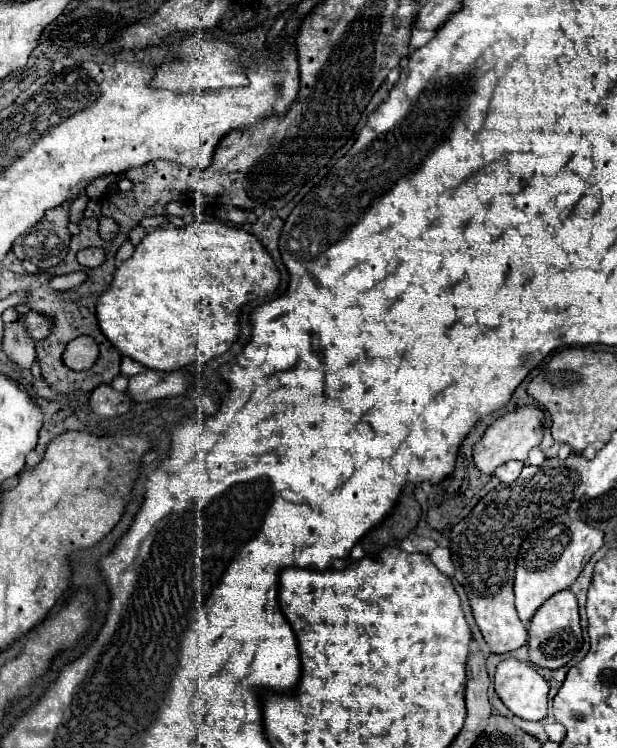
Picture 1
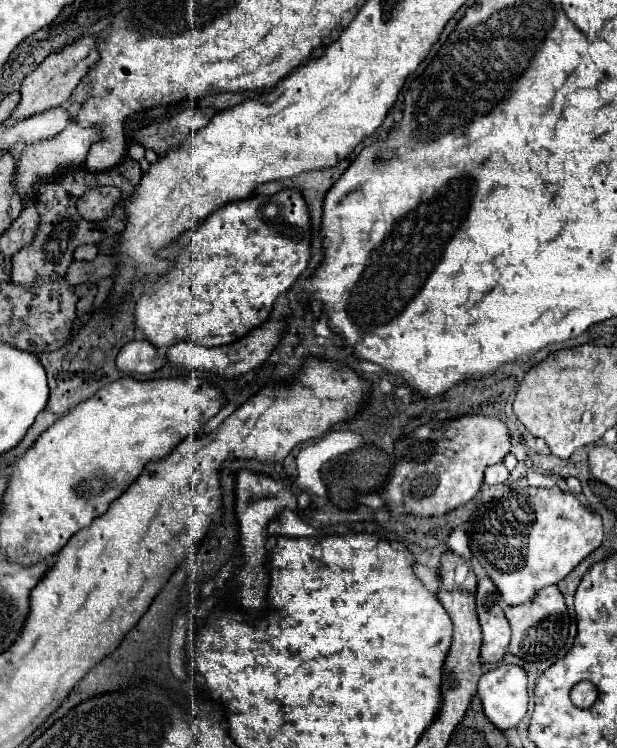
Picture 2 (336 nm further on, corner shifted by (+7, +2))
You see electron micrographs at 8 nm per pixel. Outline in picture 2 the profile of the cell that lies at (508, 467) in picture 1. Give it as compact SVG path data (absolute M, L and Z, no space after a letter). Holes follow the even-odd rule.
M499 462L499 464L493 464L485 470L483 482L489 484L489 486L495 486L495 484L503 484L507 480L507 476L509 476L509 470L505 468L503 462Z

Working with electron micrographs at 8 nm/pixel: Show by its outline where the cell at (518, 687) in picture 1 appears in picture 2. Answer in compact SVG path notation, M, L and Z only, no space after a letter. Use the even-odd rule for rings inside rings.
M499 664L479 678L479 698L491 724L505 732L515 728L527 712L527 674L521 666Z

